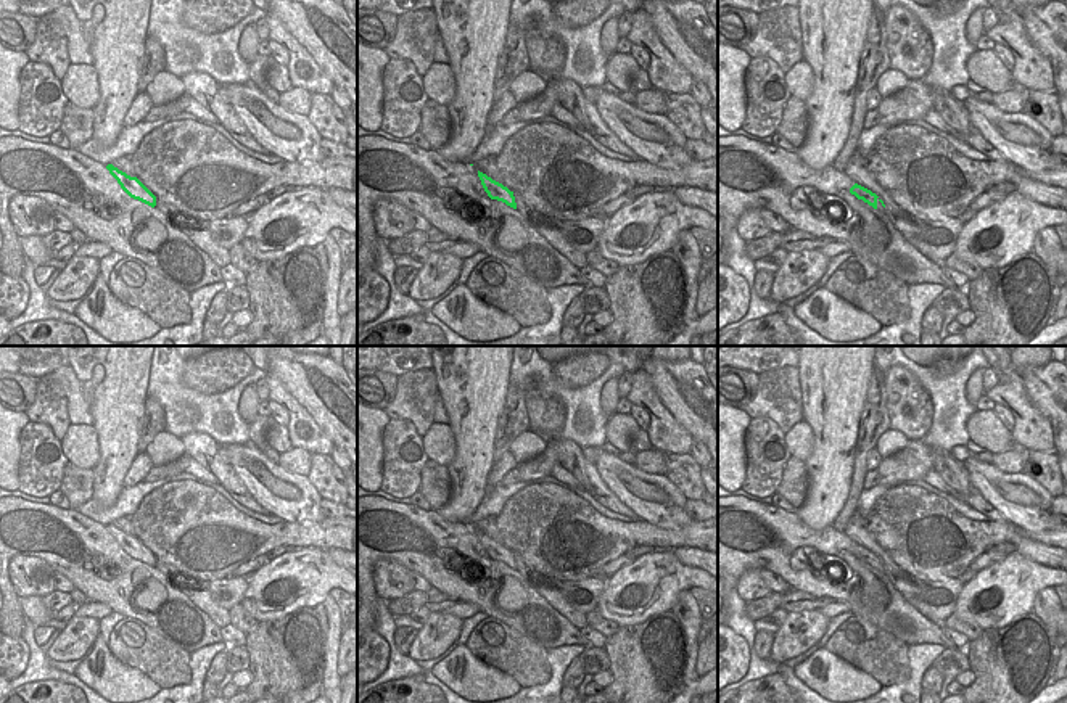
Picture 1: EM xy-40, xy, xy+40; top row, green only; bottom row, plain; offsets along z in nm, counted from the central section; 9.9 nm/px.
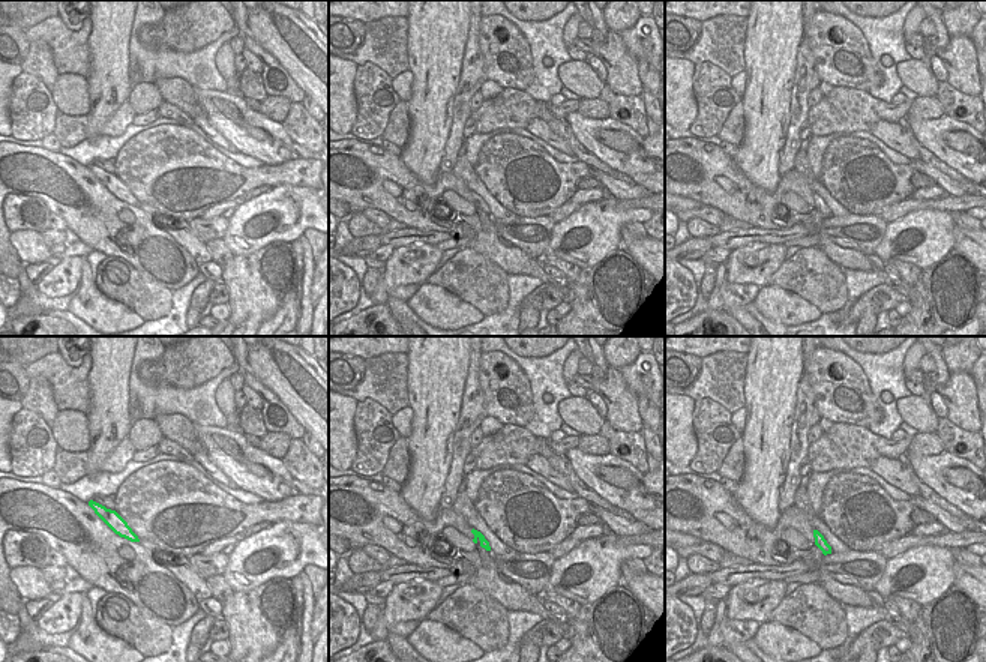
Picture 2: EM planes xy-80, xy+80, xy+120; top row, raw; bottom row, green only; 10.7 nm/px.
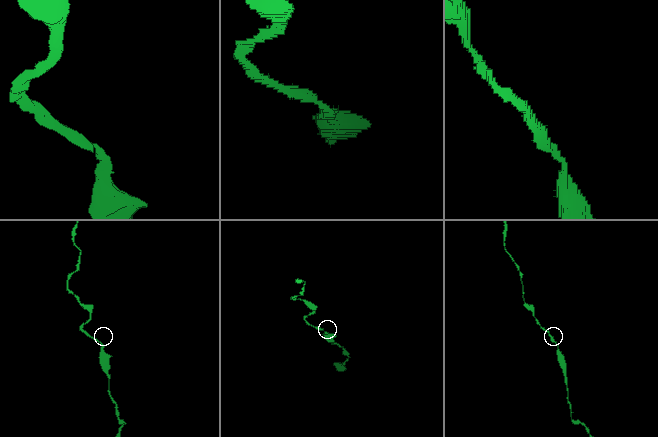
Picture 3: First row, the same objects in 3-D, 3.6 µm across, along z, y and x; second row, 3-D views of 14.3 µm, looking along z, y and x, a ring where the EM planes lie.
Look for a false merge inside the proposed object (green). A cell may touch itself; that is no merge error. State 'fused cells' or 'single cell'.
single cell

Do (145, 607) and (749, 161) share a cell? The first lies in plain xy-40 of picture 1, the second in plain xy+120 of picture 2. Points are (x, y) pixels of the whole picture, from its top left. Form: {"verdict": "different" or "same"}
{"verdict": "different"}

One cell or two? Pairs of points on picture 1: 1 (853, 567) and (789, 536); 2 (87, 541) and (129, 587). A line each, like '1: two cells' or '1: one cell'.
1: one cell
2: one cell

